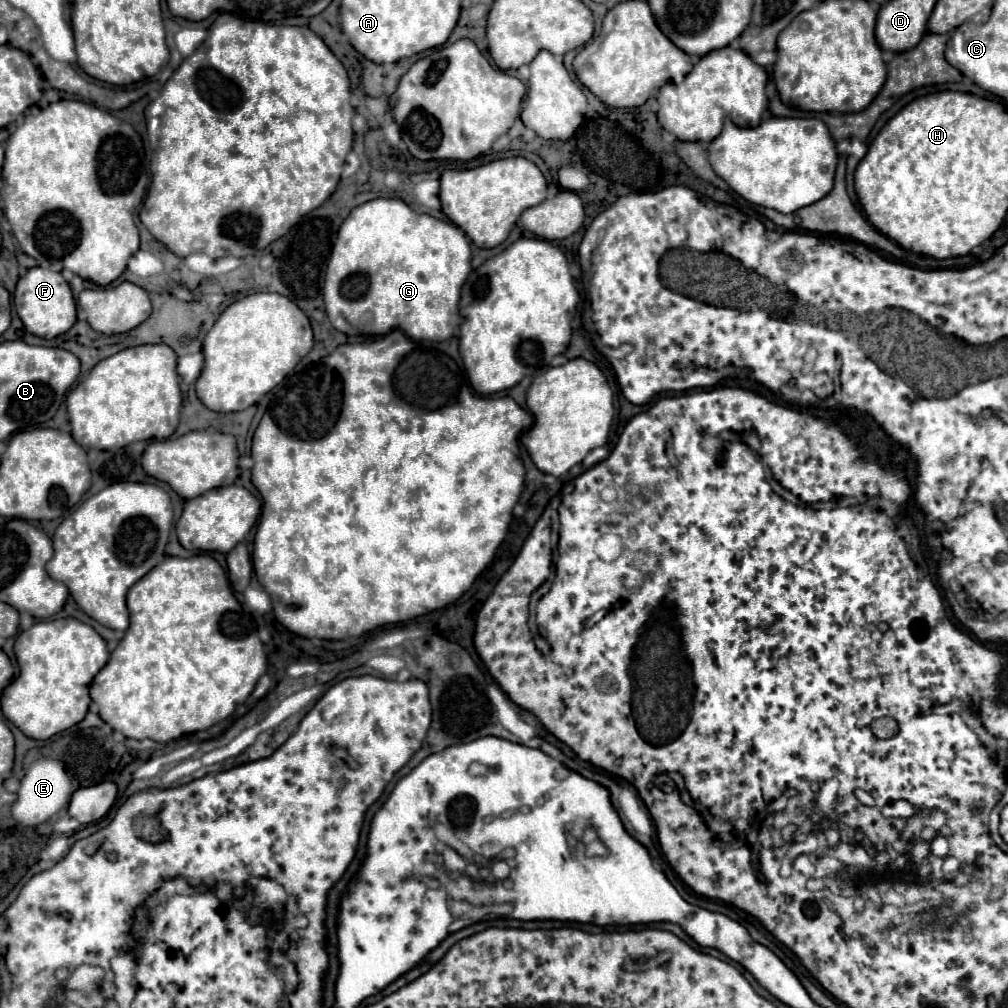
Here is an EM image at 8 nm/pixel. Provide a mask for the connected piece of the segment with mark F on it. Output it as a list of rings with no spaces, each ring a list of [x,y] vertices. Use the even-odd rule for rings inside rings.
[[[33,267],[19,279],[13,301],[15,301],[17,315],[21,317],[25,329],[37,337],[53,339],[53,337],[69,331],[73,327],[73,323],[77,321],[75,299],[71,295],[69,283],[63,279],[61,273],[45,269],[45,267]]]

